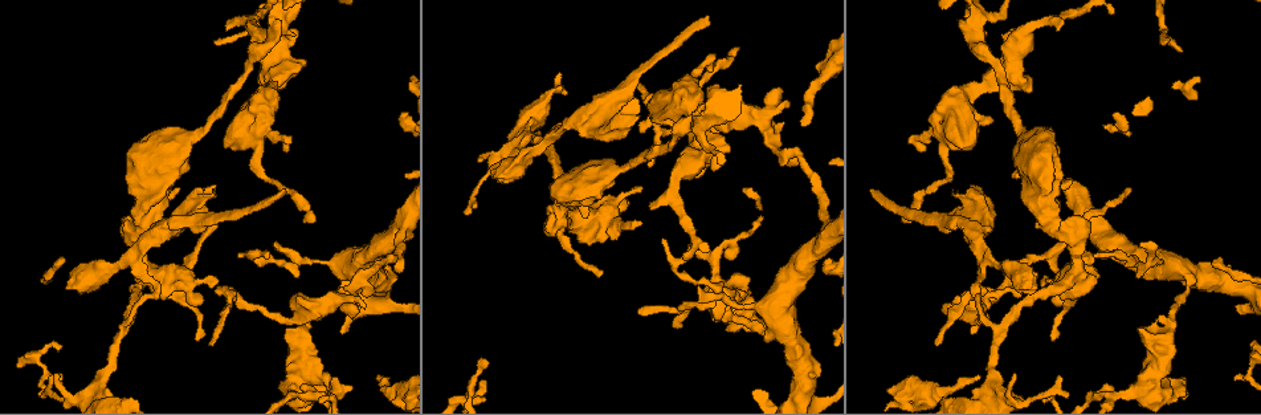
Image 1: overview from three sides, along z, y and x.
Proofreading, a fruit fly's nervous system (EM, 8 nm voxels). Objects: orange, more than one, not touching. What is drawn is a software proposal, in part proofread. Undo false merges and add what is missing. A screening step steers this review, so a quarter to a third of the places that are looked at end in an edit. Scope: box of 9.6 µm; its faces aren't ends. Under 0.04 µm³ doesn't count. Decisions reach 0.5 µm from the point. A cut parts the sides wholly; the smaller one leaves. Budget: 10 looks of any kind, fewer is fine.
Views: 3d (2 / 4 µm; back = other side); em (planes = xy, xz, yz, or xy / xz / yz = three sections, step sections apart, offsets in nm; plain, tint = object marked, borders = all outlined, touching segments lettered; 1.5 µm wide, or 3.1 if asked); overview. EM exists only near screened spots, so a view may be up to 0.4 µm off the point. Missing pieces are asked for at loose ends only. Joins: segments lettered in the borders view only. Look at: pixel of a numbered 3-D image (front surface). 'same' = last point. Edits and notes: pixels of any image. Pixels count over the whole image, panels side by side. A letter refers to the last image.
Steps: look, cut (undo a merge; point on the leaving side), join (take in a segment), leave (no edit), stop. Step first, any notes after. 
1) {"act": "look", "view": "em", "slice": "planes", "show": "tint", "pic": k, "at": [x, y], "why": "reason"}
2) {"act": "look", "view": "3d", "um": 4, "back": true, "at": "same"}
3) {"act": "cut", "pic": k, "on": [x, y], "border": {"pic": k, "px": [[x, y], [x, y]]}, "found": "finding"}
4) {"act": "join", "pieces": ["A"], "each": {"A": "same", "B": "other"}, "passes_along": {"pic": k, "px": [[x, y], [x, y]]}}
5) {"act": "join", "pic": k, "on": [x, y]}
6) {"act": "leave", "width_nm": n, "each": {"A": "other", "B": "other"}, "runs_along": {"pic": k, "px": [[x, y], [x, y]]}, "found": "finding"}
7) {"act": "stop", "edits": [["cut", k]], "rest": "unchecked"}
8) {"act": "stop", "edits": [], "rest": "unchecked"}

{"act": "look", "view": "em", "slice": "xy", "step": 8, "show": "borders", "pic": 1, "at": [353, 387], "why": "thick end"}

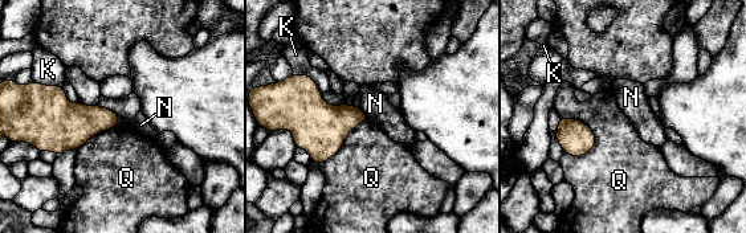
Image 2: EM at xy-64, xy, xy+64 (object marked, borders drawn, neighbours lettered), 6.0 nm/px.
{"act": "leave", "each": {"K": "other", "N": "other", "Q": "other"}, "border": {"pic": 2, "px": [[359, 106], [370, 119]]}, "found": "none of them fits"}

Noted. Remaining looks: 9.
{"act": "look", "view": "em", "slice": "planes", "show": "borders", "pic": 1, "at": [719, 312], "why": "sudden change in width"}

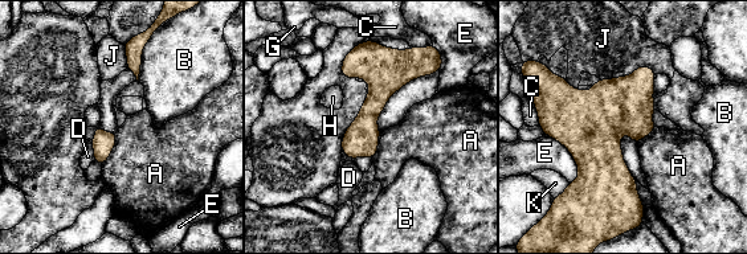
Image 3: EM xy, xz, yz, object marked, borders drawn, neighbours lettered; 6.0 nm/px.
{"act": "leave", "each": {"A": "other", "B": "other", "C": "other", "D": "other", "E": "other", "G": "other", "H": "other", "J": "other", "K": "other"}, "border": {"pic": 3, "px": [[117, 132], [114, 148], [102, 166]]}, "found": "one neuron here"}

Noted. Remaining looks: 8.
{"act": "look", "view": "3d", "um": 2, "pic": 1, "at": [376, 376], "why": "branch stops here"}

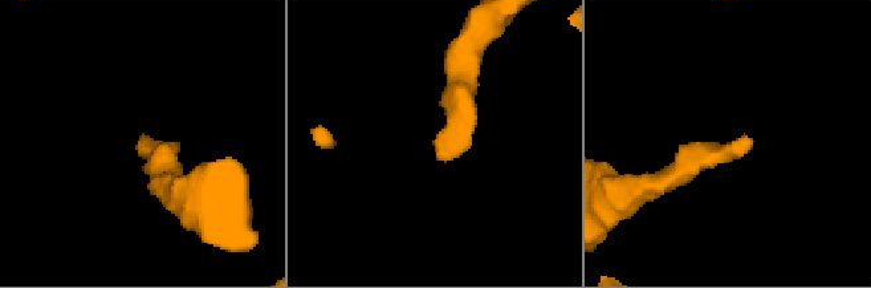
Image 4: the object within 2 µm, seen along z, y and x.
{"act": "look", "view": "em", "slice": "xz", "step": 8, "show": "borders", "pic": 4, "at": [751, 140]}

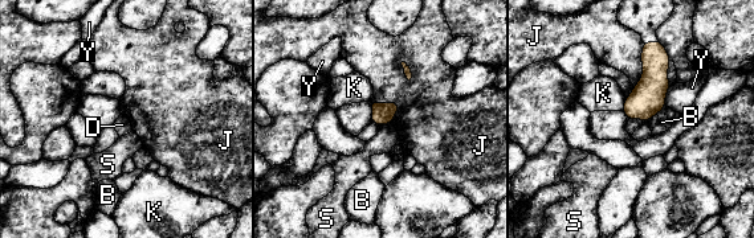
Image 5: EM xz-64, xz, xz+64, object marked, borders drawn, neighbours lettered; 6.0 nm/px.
{"act": "look", "view": "em", "slice": "planes", "show": "borders", "at": "same", "why": "cut it another way"}

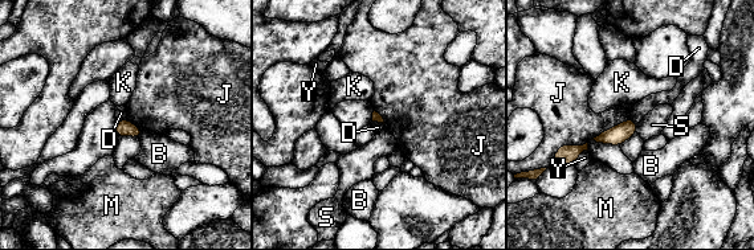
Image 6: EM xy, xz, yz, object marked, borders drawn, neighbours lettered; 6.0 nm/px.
{"act": "leave", "longest_contact_nm": ["J", 260], "each": {"B": "other", "D": "other", "J": "other", "K": "other", "M": "other", "S": "other", "Y": "other"}, "border": {"pic": 6, "px": [[373, 121], [383, 124]]}, "found": "no lettered segment goes on from it"}

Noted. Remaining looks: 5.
{"act": "look", "view": "em", "slice": "planes", "show": "borders", "pic": 1, "at": [1059, 29], "why": "branch stops here"}

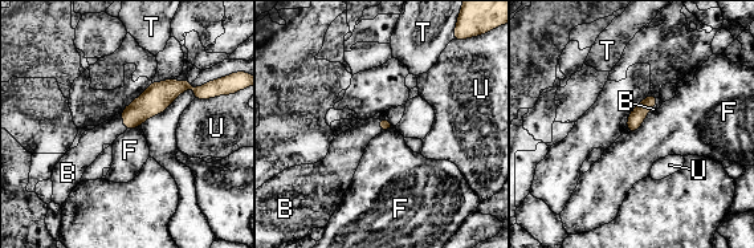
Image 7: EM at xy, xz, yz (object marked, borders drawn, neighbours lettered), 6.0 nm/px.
{"act": "join", "pieces": ["B"], "each": {"B": "same", "F": "other", "T": "other", "U": "other"}, "passes_along": {"pic": 7, "px": [[155, 98], [123, 122], [92, 142]]}, "found": "the neuron continues"}

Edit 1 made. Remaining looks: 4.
{"act": "stop", "edits": [["join", 7]], "rest": "unchecked"}

